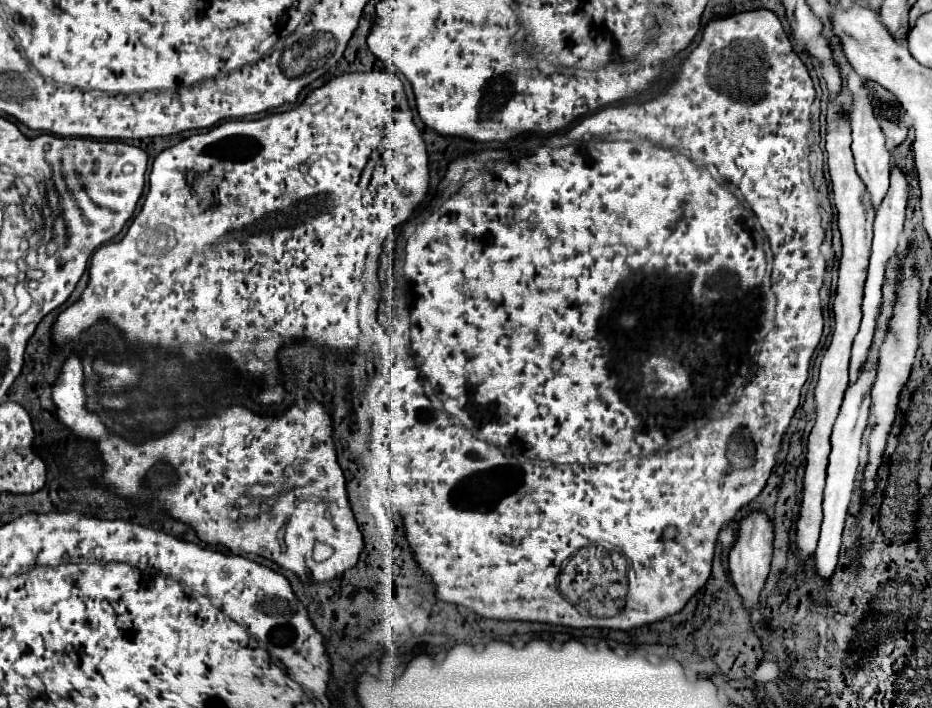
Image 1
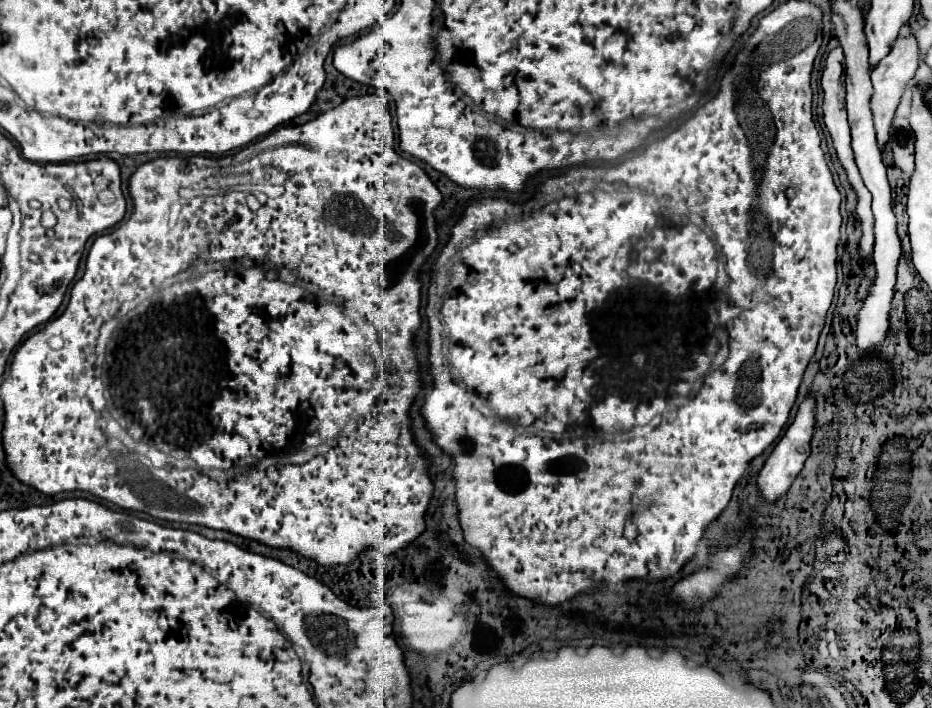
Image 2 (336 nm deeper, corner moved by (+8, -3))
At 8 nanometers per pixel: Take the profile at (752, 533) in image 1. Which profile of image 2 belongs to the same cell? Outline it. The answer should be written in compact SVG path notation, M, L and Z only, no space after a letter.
M809 392L807 398L801 402L793 424L787 428L787 432L783 434L783 438L779 440L779 444L775 446L775 450L773 450L771 456L767 458L767 464L765 464L763 470L759 472L757 486L759 486L759 490L761 490L763 500L775 502L783 492L787 492L787 488L793 484L795 476L801 472L805 460L809 458L809 452L811 452L811 446L809 446L809 444L811 444L811 436L813 436L813 428L815 428L815 408L817 408L815 396Z

